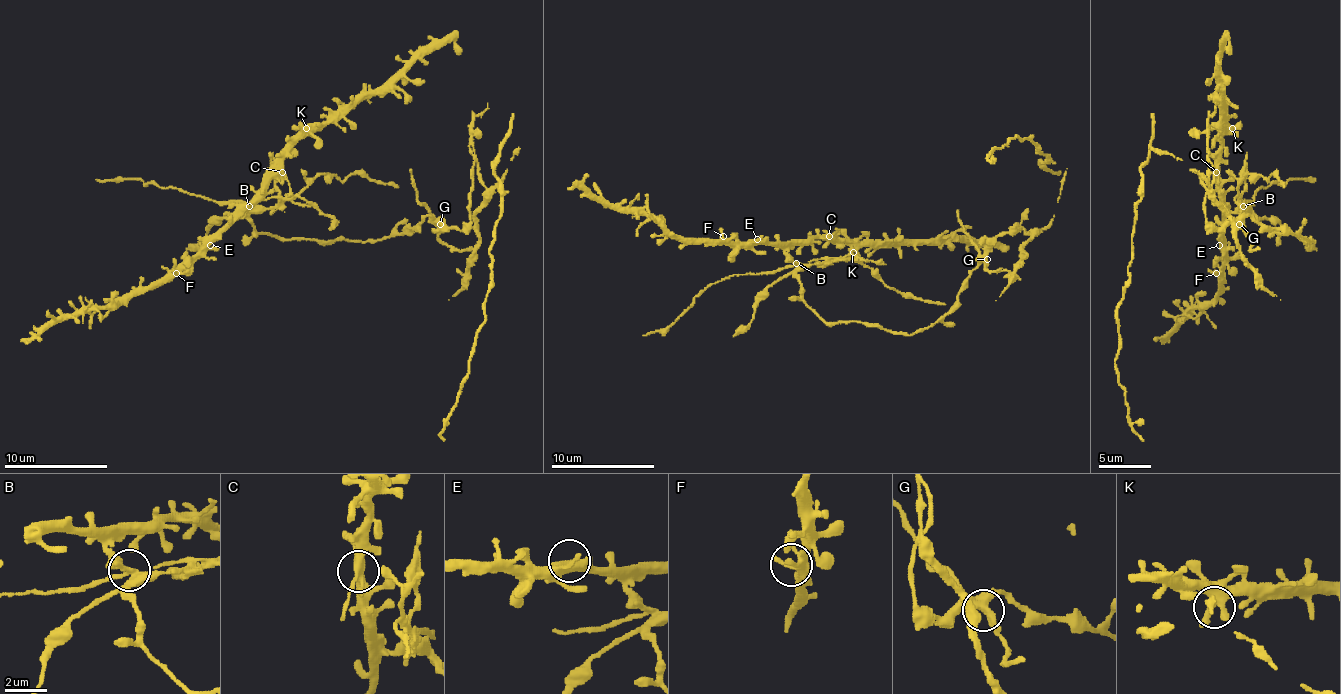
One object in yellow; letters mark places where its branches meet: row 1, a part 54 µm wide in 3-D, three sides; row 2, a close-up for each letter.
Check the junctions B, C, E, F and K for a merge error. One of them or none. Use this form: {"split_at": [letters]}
{"split_at": ["B"]}

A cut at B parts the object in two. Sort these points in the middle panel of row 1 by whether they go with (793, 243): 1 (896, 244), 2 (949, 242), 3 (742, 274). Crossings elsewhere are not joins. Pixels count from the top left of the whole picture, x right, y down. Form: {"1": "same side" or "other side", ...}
{"1": "same side", "2": "same side", "3": "other side"}

